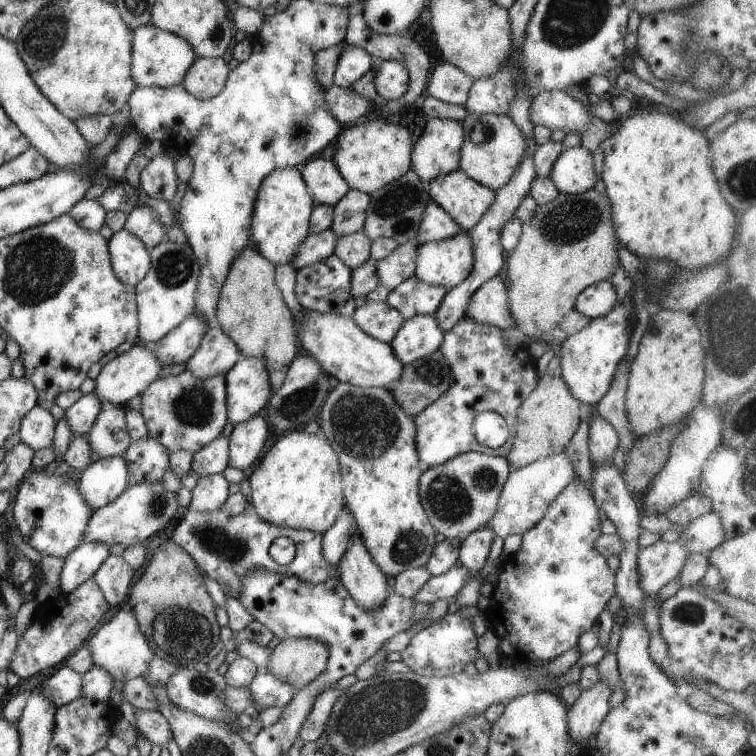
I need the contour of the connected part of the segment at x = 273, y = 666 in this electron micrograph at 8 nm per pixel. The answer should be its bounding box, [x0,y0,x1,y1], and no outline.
[263,637,329,692]

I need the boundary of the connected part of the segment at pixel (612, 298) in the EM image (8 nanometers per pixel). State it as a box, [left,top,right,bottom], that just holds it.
[575,279,618,318]

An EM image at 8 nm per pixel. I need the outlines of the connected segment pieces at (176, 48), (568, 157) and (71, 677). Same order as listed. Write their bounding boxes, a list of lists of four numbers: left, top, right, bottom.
[[131,23,197,87],[550,144,598,195],[40,665,83,708]]

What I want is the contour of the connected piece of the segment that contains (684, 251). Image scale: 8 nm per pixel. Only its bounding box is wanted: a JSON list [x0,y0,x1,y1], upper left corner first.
[599,103,736,271]

